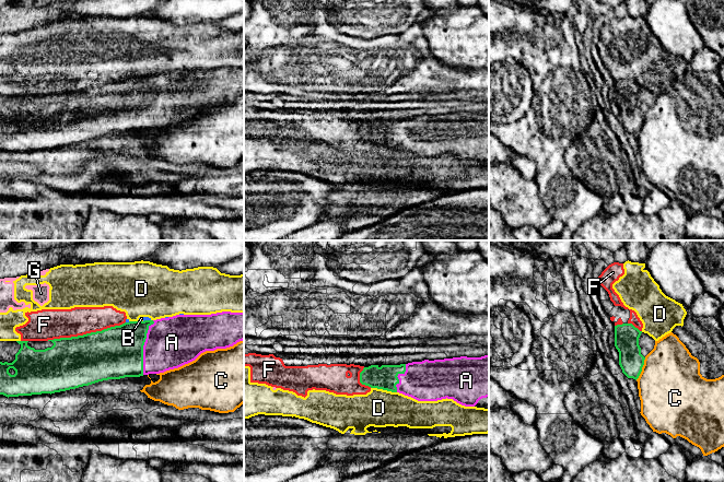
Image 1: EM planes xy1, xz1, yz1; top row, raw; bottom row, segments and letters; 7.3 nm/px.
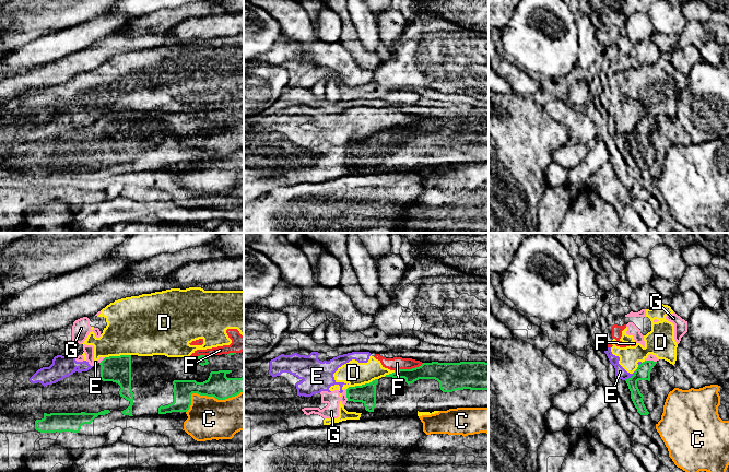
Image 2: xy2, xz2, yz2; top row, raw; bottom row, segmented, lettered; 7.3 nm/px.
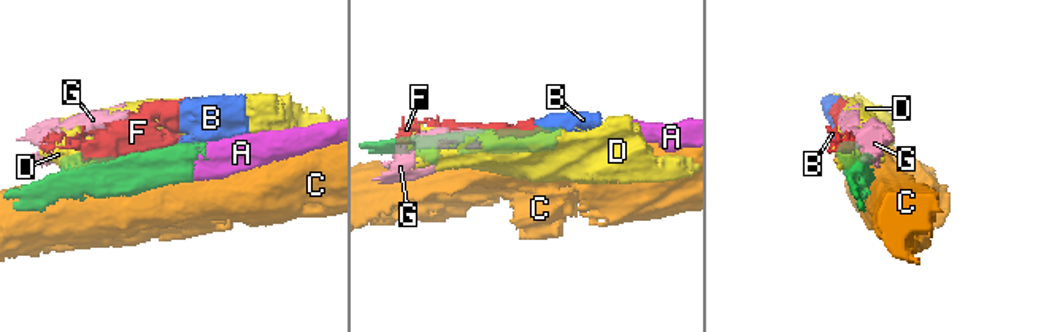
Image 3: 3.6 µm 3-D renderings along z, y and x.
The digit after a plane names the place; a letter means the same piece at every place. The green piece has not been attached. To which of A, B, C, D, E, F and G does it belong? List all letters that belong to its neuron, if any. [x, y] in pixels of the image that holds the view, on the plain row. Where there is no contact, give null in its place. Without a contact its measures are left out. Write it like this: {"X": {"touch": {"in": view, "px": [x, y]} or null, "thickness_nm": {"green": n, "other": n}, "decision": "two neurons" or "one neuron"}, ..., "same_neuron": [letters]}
{"A": {"touch": {"in": "xy1", "px": [142, 103]}, "thickness_nm": {"green": 380, "other": 380}, "decision": "one neuron"}, "B": {"touch": {"in": "xy1", "px": [147, 75]}, "thickness_nm": {"green": 300, "other": 30}, "decision": "two neurons"}, "C": {"touch": {"in": "xy2", "px": [208, 151]}, "thickness_nm": {"green": 180, "other": 300}, "decision": "two neurons"}, "D": {"touch": {"in": "xz2", "px": [362, 140]}, "thickness_nm": {"green": 140, "other": 180}, "decision": "two neurons"}, "E": {"touch": {"in": "yz2", "px": [631, 132]}, "thickness_nm": {"green": 110, "other": 80}, "decision": "two neurons"}, "F": {"touch": {"in": "xy1", "px": [86, 89]}, "thickness_nm": {"green": 380, "other": 220}, "decision": "two neurons"}, "G": {"touch": {"in": "xz2", "px": [347, 150]}, "thickness_nm": {"green": 140, "other": 110}, "decision": "two neurons"}, "same_neuron": ["A"]}

